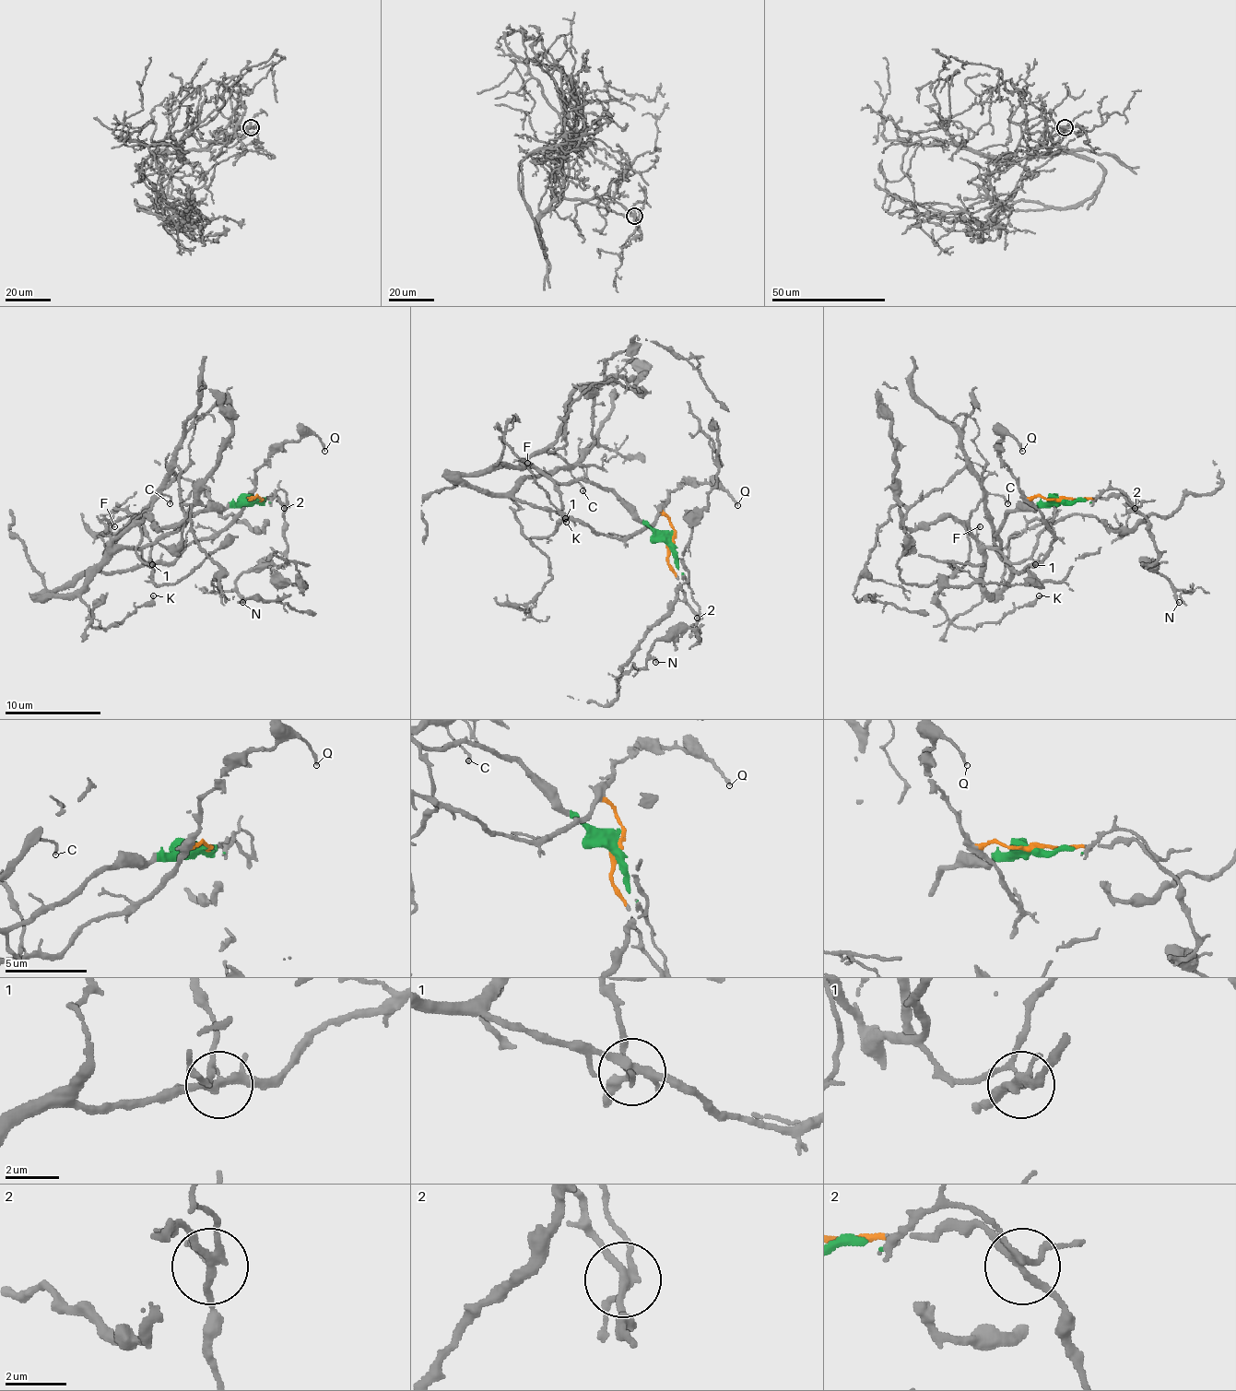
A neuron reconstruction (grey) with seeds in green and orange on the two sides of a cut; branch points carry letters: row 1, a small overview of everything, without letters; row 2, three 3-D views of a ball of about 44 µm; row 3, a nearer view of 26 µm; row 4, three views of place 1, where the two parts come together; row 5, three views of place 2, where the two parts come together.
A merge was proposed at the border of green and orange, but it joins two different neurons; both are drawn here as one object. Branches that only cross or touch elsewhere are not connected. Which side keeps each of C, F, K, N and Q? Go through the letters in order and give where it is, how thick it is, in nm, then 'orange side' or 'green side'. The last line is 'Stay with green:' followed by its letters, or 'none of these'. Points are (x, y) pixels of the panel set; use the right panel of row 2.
C: place (1007, 503); calibre 140 nm; orange side
F: place (980, 526); calibre 130 nm; green side
K: place (1039, 595); calibre 190 nm; green side
N: place (1179, 602); calibre 240 nm; orange side
Q: place (1022, 451); calibre 180 nm; orange side
Stay with green: F, K

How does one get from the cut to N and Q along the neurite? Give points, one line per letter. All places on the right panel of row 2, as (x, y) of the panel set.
N: (1059, 500), (1100, 500), (1122, 494), (1148, 524), (1156, 559), (1146, 564), (1168, 582), (1180, 603)
Q: (1059, 500), (1028, 497), (1020, 489), (1013, 473), (1001, 458), (1001, 442), (1006, 434), (1023, 451)

